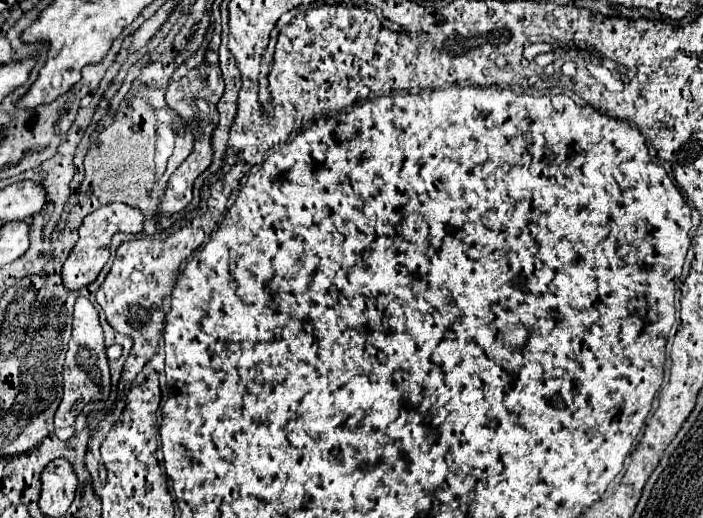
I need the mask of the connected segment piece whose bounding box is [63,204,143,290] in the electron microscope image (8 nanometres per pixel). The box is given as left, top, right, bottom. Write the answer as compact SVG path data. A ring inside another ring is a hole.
M107 204L107 206L97 208L93 214L85 216L81 226L79 226L79 240L63 264L63 284L69 290L77 290L77 288L91 284L109 260L111 236L115 232L137 234L141 230L143 230L143 212L139 208L129 208L127 204Z

